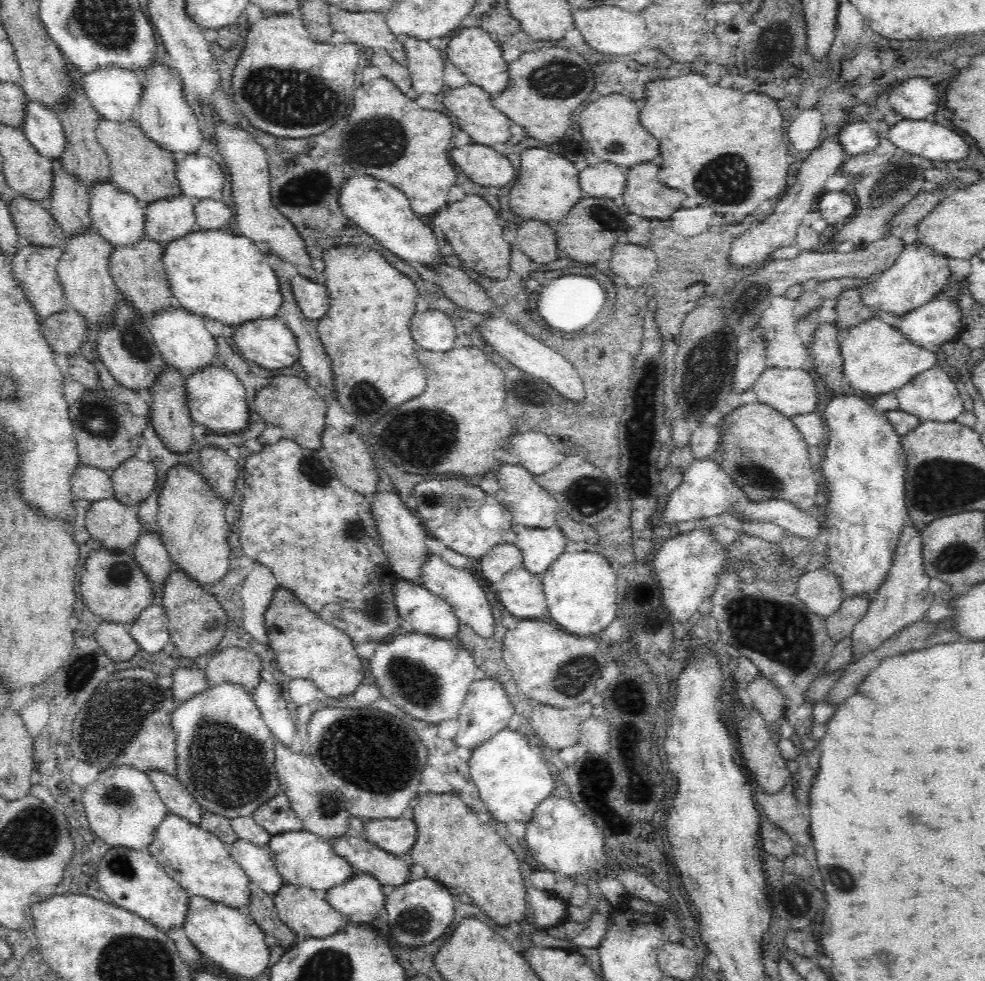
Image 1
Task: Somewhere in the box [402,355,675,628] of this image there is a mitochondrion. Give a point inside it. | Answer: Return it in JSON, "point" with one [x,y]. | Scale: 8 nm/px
{"point":[639,439]}

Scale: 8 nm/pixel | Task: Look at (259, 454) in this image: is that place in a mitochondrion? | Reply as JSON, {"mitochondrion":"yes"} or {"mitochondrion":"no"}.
{"mitochondrion":"no"}

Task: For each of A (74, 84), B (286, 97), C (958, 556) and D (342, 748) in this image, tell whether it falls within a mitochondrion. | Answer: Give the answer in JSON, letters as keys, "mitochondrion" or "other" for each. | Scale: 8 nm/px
{"A":"other","B":"mitochondrion","C":"mitochondrion","D":"mitochondrion"}

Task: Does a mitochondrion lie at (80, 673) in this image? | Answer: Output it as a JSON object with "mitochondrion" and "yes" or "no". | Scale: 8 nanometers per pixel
{"mitochondrion":"yes"}

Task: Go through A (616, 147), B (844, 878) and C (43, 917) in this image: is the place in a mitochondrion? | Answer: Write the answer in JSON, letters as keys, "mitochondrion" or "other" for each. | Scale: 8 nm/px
{"A":"mitochondrion","B":"mitochondrion","C":"other"}

